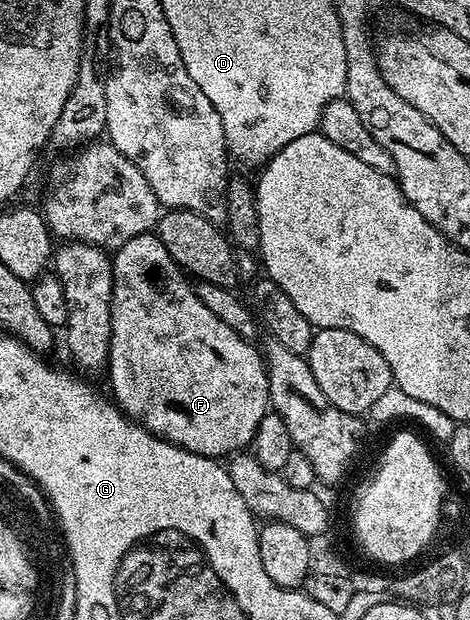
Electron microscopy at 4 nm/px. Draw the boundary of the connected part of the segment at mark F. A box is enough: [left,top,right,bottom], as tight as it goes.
[108,231,270,458]

